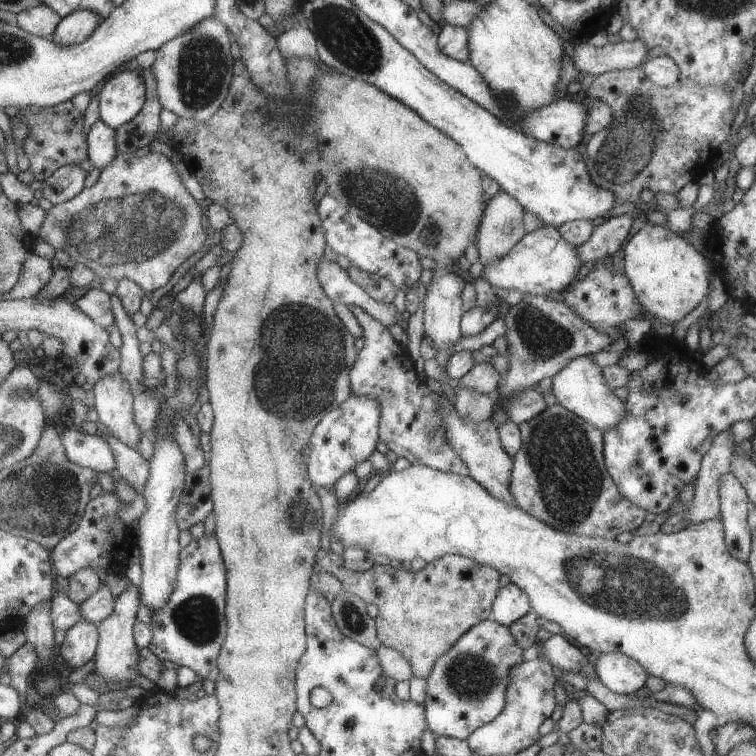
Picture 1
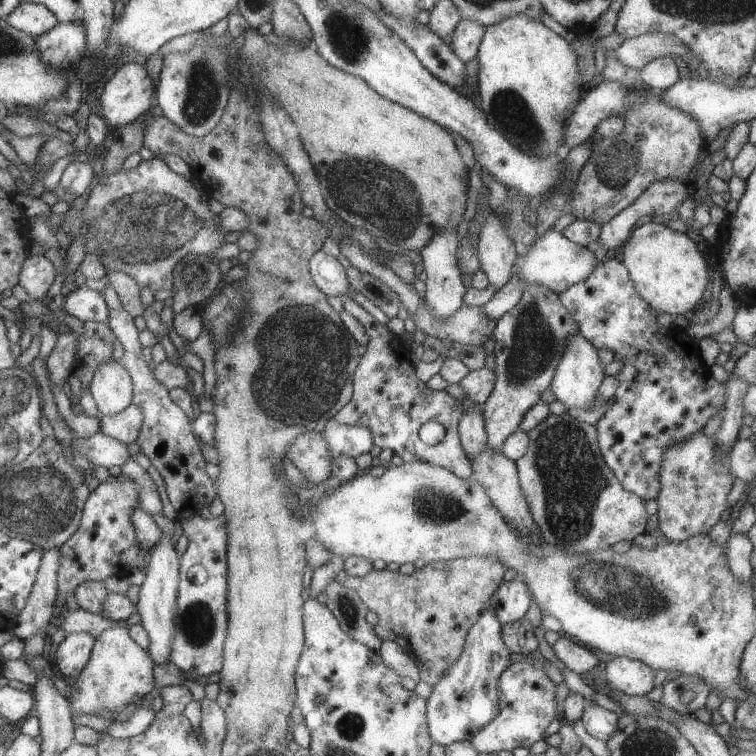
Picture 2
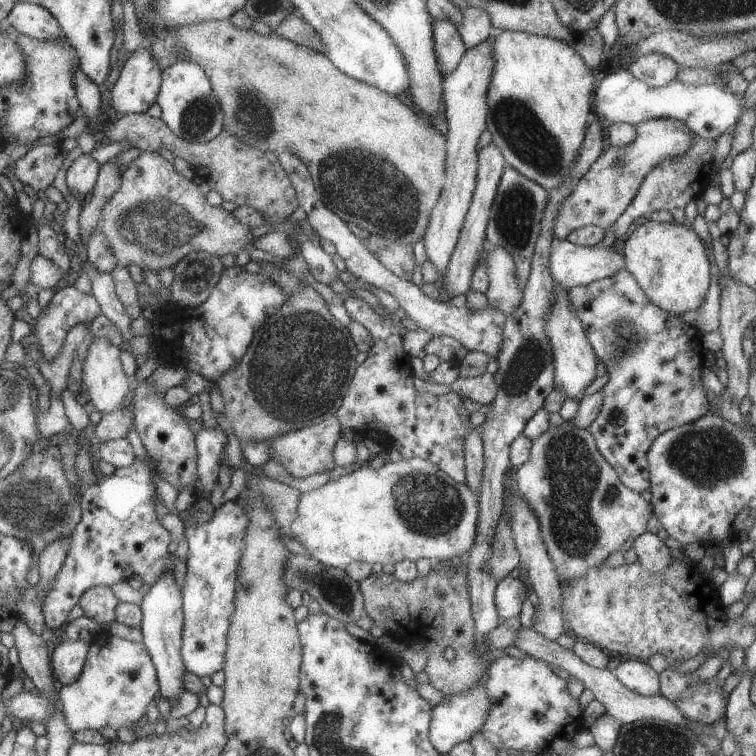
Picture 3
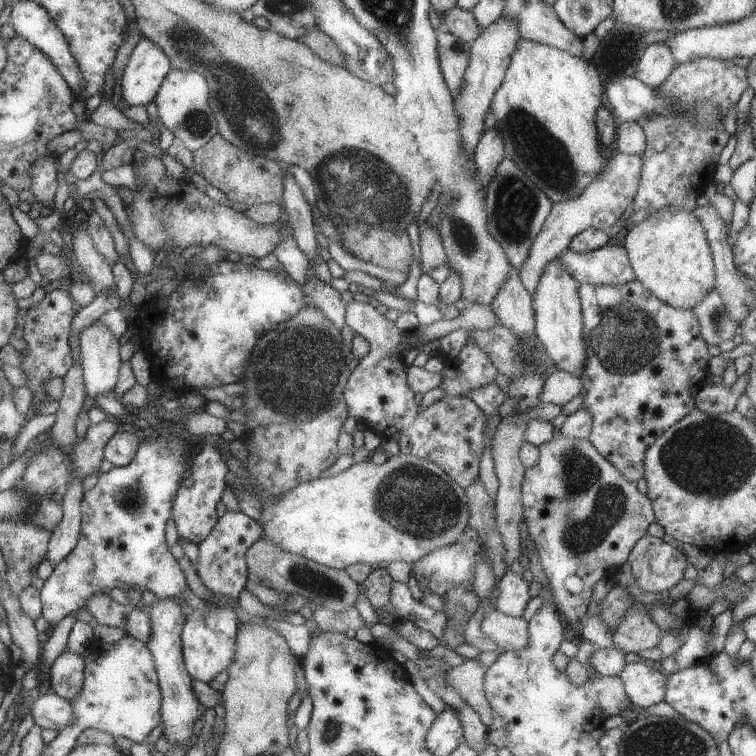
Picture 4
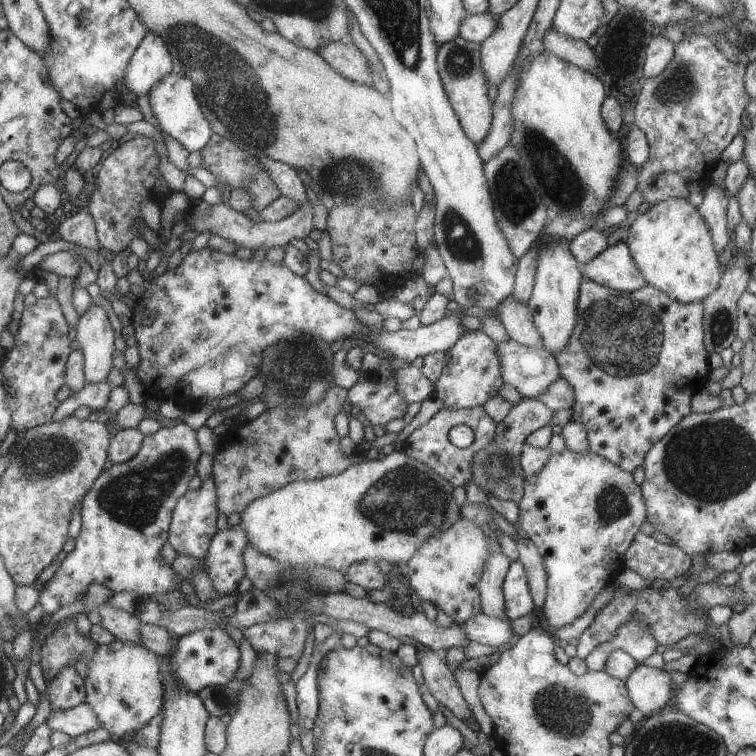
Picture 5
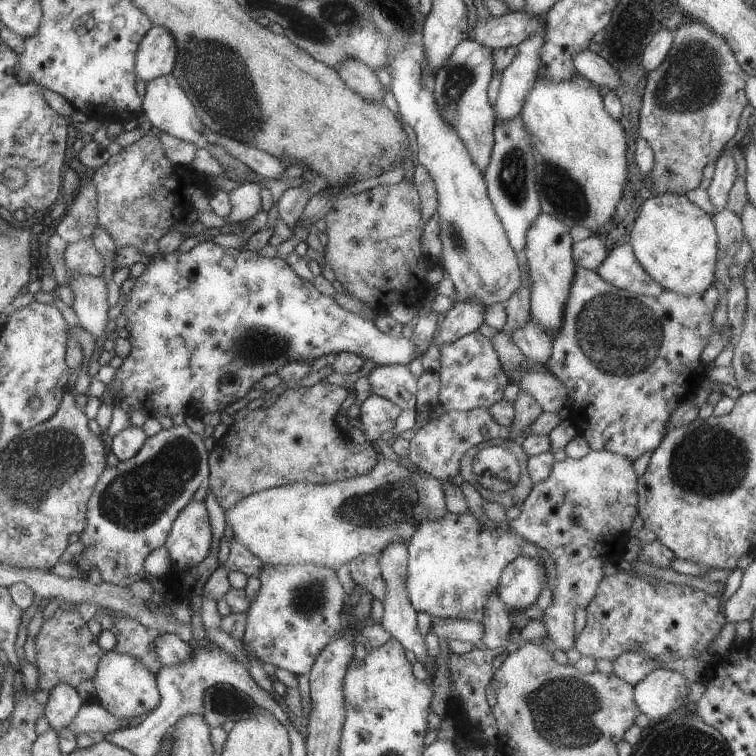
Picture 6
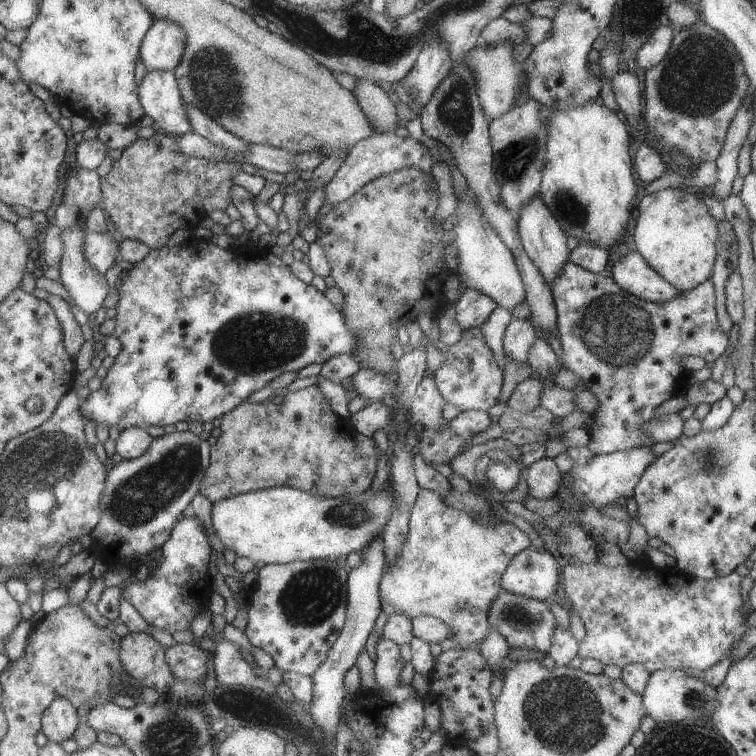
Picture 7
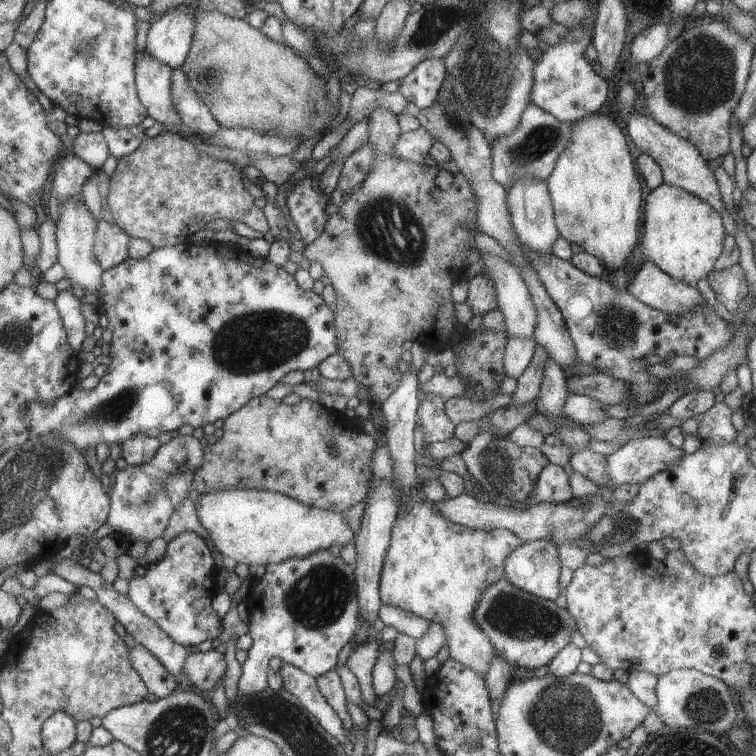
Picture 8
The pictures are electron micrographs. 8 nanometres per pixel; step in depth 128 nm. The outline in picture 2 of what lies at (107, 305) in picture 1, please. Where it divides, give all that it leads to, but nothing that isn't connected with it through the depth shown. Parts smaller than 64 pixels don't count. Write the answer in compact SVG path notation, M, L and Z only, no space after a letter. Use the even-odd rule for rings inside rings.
M87 287L77 288L74 292L66 295L63 302L63 310L72 318L83 322L94 321L107 324L107 306L99 292Z

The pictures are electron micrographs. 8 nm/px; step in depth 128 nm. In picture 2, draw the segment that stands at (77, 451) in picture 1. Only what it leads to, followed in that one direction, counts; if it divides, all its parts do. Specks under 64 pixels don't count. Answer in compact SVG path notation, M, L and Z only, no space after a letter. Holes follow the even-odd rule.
M102 433L93 434L89 438L75 436L71 445L89 462L105 469L121 467L131 456L128 445Z

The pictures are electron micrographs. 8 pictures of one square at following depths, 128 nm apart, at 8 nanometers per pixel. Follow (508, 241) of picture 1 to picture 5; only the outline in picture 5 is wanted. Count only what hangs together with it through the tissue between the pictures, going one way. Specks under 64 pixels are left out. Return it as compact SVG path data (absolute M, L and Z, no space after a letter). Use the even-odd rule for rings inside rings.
M509 294L505 300L497 304L496 317L507 332L508 339L522 346L543 348L540 334L535 328L529 306L521 304Z

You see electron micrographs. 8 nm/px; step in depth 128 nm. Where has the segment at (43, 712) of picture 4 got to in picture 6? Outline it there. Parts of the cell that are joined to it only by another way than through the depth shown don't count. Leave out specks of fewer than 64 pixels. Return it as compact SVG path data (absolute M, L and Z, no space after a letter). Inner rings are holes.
M93 701L83 704L73 720L65 726L73 735L87 732L99 732L100 734L109 734L115 730L122 730L130 727L130 720L127 718L115 718L103 708L101 704Z

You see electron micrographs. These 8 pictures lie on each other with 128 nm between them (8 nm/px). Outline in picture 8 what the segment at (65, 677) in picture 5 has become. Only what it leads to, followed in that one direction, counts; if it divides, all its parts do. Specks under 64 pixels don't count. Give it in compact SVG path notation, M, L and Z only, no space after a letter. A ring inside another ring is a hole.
M61 711L54 712L45 720L40 733L42 746L50 755L67 751L76 741L75 723L67 713Z

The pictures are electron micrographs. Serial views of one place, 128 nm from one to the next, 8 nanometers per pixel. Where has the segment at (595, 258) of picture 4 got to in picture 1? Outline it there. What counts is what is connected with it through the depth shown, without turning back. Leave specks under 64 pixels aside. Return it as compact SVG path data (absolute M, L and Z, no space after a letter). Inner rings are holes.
M542 226L525 234L505 256L491 264L483 264L481 278L491 287L515 290L521 294L548 295L559 292L575 278L582 266L571 247L551 226Z

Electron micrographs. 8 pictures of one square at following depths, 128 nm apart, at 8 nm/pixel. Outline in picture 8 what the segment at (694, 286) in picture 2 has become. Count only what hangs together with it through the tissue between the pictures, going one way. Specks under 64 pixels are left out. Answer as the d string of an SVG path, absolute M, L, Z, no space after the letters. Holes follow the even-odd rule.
M665 183L650 189L646 196L644 209L639 242L642 254L669 276L695 286L697 280L705 278L714 269L715 259L721 254L723 237L726 235L721 215L694 194Z

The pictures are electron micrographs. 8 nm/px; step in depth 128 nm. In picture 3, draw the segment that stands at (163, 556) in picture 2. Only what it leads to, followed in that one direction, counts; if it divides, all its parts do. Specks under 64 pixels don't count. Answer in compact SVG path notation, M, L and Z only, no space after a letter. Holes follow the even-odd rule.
M173 572L161 574L157 582L143 594L139 604L142 614L140 628L143 640L141 643L145 646L156 671L158 696L165 698L169 705L173 704L184 690L181 678L183 678L183 672L186 671L180 656L183 626L181 606L181 592L176 586Z

